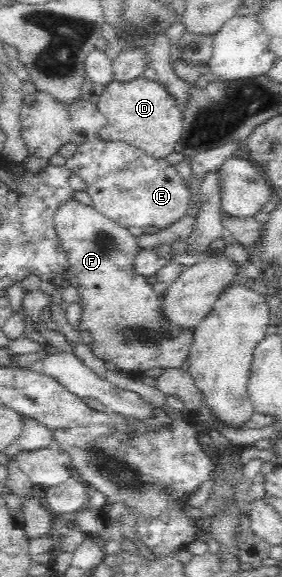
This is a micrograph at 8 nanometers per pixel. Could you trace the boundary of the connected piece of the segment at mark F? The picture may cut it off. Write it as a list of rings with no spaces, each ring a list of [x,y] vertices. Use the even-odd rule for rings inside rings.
[[[78,201],[59,207],[53,221],[69,260],[64,277],[79,294],[76,303],[82,316],[76,328],[80,333],[90,334],[92,342],[87,345],[92,354],[128,373],[182,366],[189,358],[194,329],[177,330],[164,315],[164,293],[155,292],[146,277],[136,272],[136,256],[142,249],[137,237],[95,208]]]

